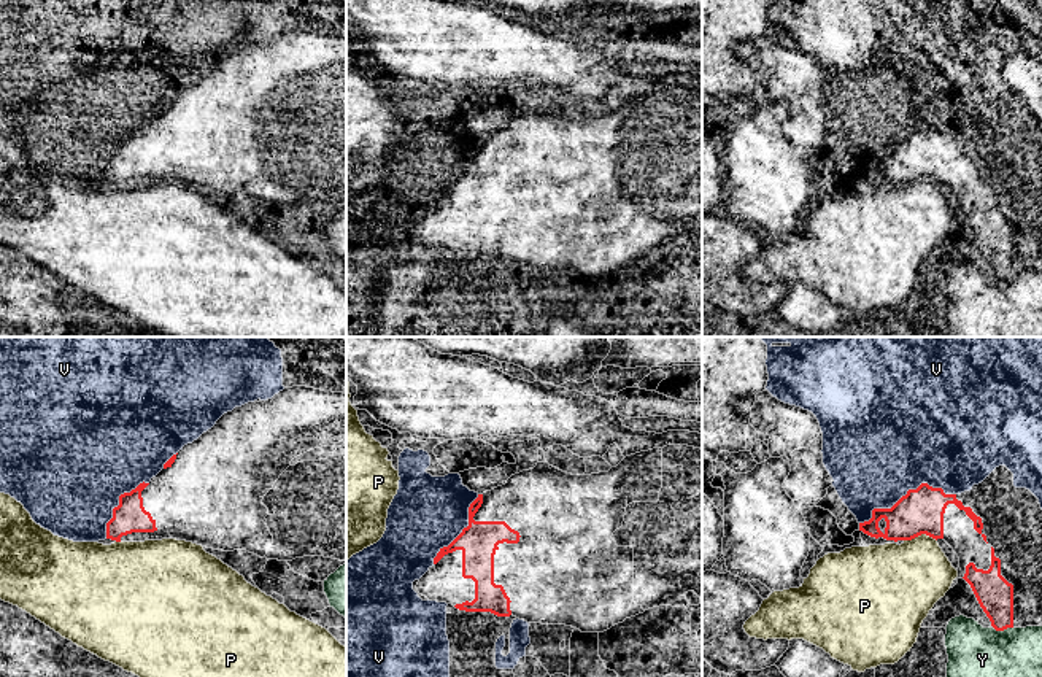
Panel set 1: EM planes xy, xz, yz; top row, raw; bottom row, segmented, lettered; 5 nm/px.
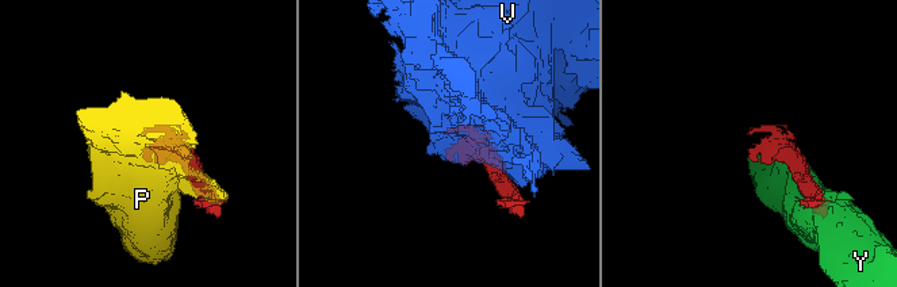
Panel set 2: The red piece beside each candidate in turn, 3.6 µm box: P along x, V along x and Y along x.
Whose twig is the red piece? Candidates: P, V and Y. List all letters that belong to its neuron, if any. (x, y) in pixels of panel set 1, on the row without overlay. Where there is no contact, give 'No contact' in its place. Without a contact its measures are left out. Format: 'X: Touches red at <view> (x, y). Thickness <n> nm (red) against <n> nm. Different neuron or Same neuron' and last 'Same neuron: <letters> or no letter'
P: Touches red at yz (920, 178). Thickness 220 nm (red) against 380 nm. Different neuron
V: Touches red at yz (906, 139). Thickness 220 nm (red) against 480 nm. Different neuron
Y: Touches red at yz (1003, 274). Thickness 190 nm (red) against 440 nm. Different neuron
Same neuron: no letter

